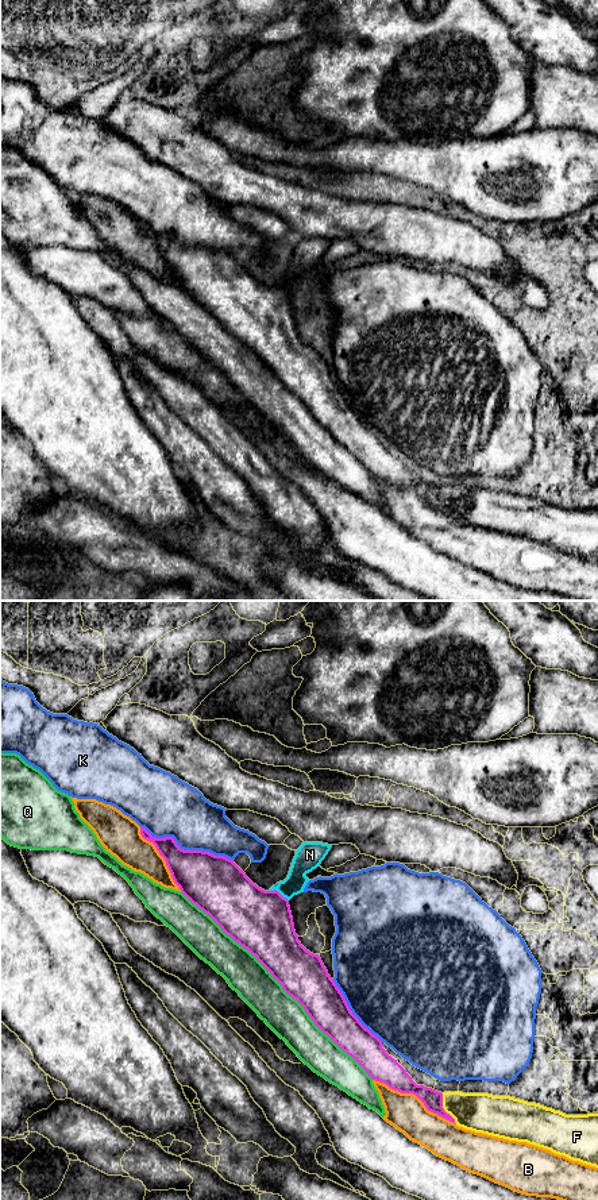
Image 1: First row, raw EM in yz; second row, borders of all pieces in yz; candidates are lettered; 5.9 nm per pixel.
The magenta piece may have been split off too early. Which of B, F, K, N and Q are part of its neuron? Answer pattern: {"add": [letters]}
{"add": ["N"]}

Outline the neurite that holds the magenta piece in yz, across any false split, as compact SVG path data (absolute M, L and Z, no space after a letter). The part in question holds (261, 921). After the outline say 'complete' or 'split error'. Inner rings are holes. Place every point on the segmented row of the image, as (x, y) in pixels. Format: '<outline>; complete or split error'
M140 827L140 834L144 840L153 842L165 858L181 892L208 914L227 935L255 956L282 985L283 991L304 1007L315 1025L351 1056L373 1080L401 1093L416 1095L428 1111L455 1123L455 1119L443 1108L443 1093L417 1085L397 1060L386 1053L382 1041L351 1012L319 954L310 953L298 941L289 900L304 892L309 881L305 875L321 864L332 845L302 842L296 850L288 877L279 881L277 887L273 885L269 891L265 891L254 884L234 860L202 850L184 850L173 837L155 838L144 827Z; split error

